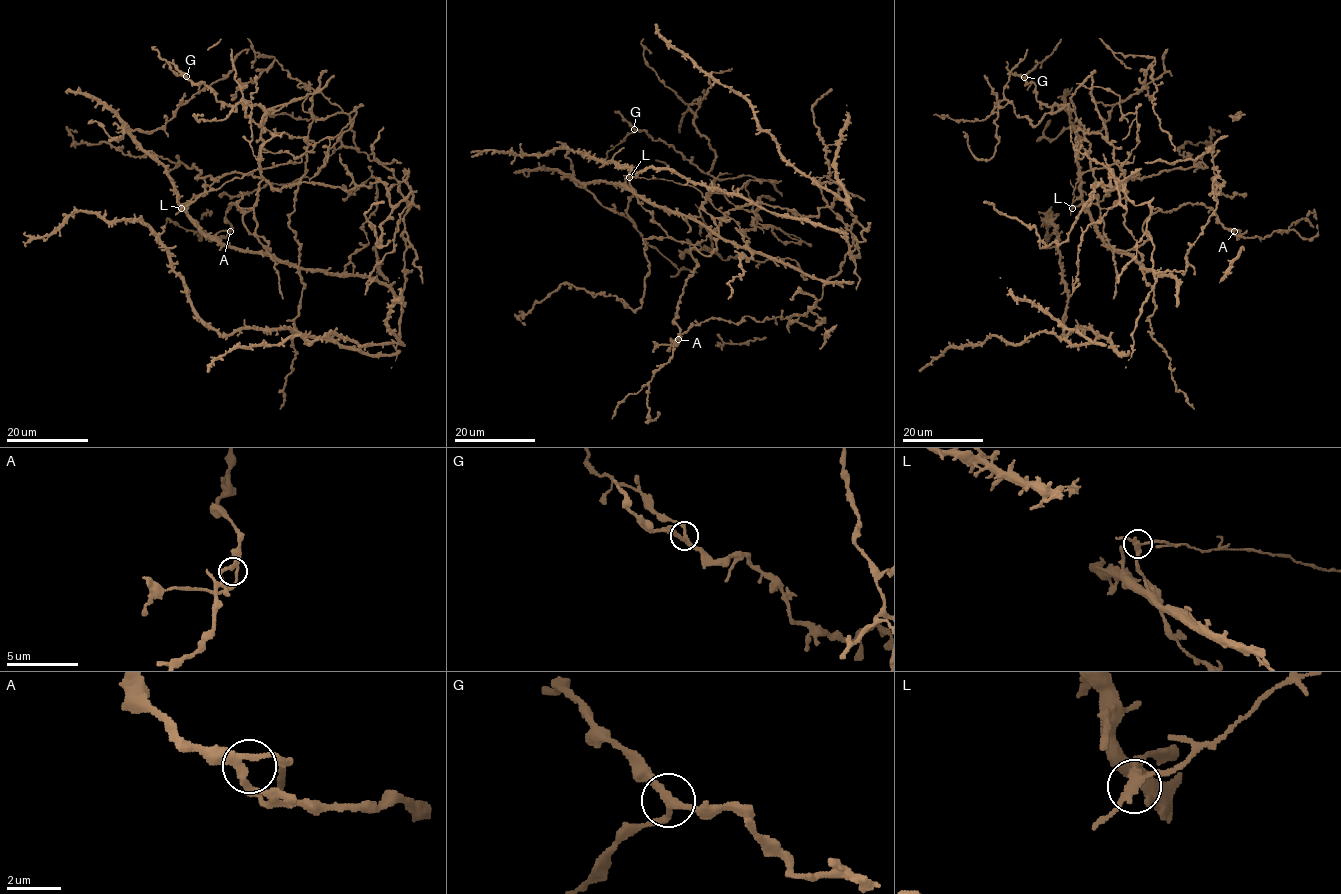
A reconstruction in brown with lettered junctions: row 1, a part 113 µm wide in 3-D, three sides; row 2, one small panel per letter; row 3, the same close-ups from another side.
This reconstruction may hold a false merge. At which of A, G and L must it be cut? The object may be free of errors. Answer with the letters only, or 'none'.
L

